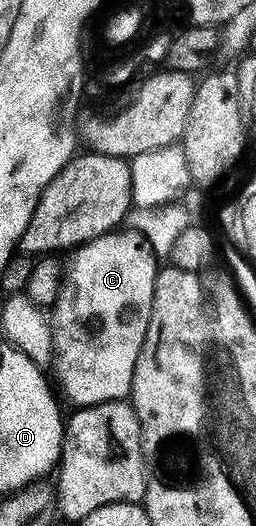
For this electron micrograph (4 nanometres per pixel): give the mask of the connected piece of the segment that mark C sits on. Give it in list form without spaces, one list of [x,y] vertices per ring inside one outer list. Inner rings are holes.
[[[119,228],[110,234],[102,234],[93,240],[81,243],[74,250],[70,251],[66,258],[65,265],[63,266],[63,283],[53,307],[55,315],[52,313],[49,318],[52,325],[51,345],[53,347],[55,374],[59,377],[59,382],[63,385],[63,390],[67,393],[68,400],[75,402],[74,405],[76,407],[124,401],[131,393],[133,368],[137,364],[137,356],[141,352],[141,344],[145,344],[145,332],[149,328],[149,316],[153,308],[153,292],[155,291],[155,276],[157,273],[157,265],[155,266],[155,263],[157,263],[157,257],[142,234],[128,228]]]

